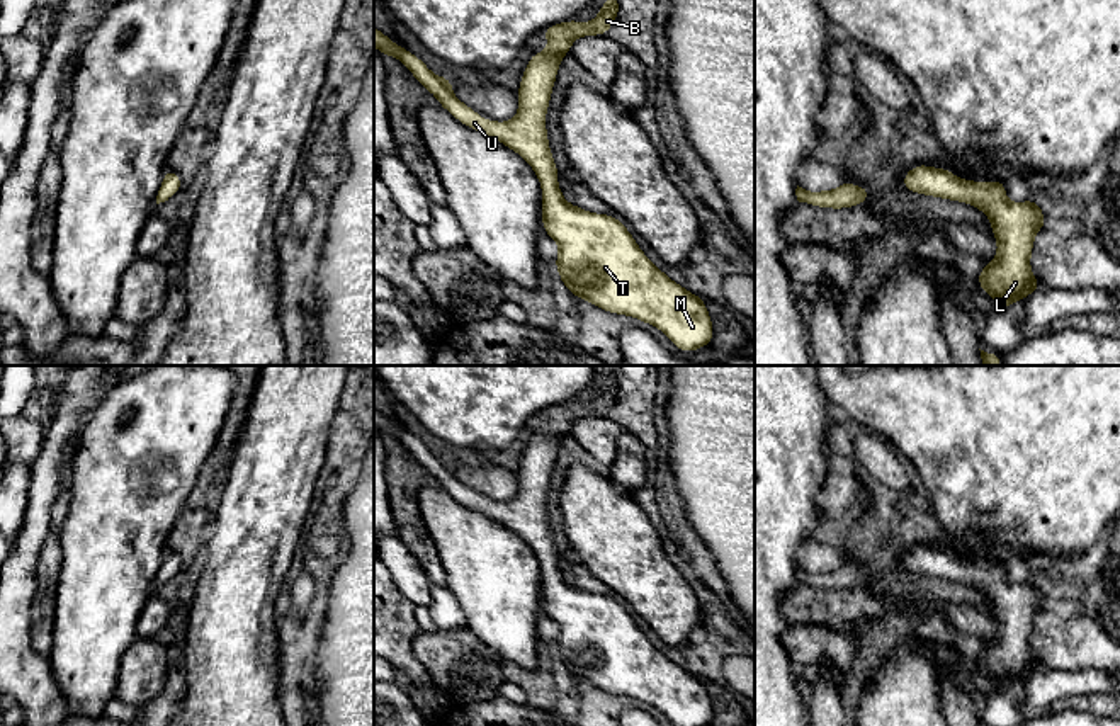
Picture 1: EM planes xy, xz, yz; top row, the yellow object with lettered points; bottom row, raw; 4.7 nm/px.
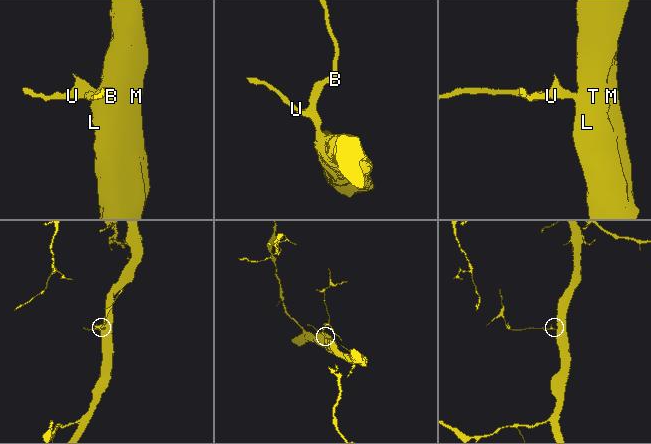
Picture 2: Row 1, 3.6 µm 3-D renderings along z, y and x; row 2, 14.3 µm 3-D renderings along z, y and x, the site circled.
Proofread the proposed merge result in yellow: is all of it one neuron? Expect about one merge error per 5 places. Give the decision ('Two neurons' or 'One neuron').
One neuron

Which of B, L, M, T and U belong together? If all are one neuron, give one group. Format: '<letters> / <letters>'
B L M T U

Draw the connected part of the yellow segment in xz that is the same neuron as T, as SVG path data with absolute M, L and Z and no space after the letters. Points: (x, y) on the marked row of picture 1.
M605 0L598 15L588 24L564 20L542 31L549 46L544 53L532 53L517 90L518 112L506 122L483 119L474 109L454 95L449 77L437 77L432 73L416 54L393 43L377 27L374 27L374 46L382 56L398 58L410 73L438 99L438 105L450 112L459 122L500 141L532 167L542 189L542 230L559 247L554 264L561 282L574 298L586 299L607 313L632 316L653 325L661 330L678 350L693 352L710 345L714 338L712 318L705 301L659 270L639 248L620 219L612 214L595 214L564 201L557 184L559 170L554 163L547 139L546 112L549 109L561 60L569 53L574 39L585 36L605 36L617 20L619 7L620 0Z

